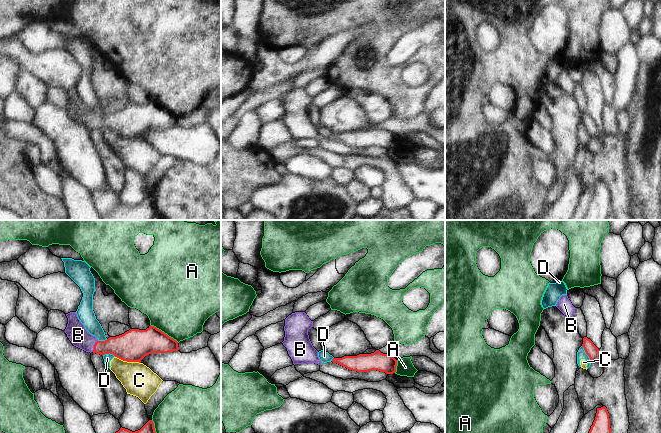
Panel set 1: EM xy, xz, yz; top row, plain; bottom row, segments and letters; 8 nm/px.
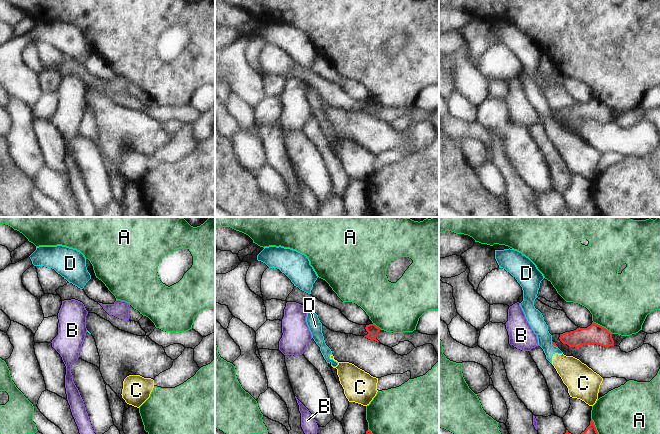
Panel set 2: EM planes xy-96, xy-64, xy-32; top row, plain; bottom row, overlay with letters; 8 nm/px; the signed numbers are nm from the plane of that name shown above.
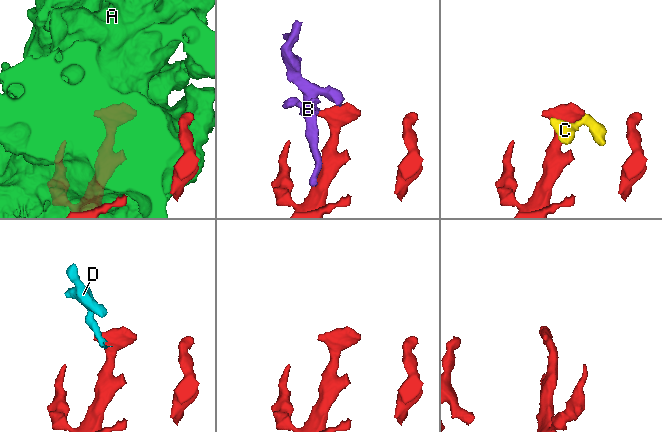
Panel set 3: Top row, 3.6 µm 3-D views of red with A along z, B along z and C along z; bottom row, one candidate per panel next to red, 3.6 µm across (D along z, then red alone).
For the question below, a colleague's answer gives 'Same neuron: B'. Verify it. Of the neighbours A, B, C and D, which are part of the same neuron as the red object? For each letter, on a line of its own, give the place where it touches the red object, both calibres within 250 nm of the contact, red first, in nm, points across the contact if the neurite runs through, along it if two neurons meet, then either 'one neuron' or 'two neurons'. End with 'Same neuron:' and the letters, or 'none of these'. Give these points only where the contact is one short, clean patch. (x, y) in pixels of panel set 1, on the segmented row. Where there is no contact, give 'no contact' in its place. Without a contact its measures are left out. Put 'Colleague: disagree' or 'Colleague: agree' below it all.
A: xy (163, 332) | 240/500 nm | two neurons
B: xy (94, 346) | 200/160 nm | across xy (125, 347), (94, 346), (78, 335) | one neuron
C: xy (128, 361) | 260/260 nm | two neurons
D: yz (586, 353) | 100/80 nm | along yz (581, 346), (591, 361) | two neurons
Same neuron: B
Colleague: agree

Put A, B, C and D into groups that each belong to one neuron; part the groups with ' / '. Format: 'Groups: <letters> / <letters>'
Groups: A / B / C D

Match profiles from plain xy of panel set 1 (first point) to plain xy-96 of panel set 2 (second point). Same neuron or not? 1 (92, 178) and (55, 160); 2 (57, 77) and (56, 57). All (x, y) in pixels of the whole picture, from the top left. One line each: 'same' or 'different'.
1: different
2: same

